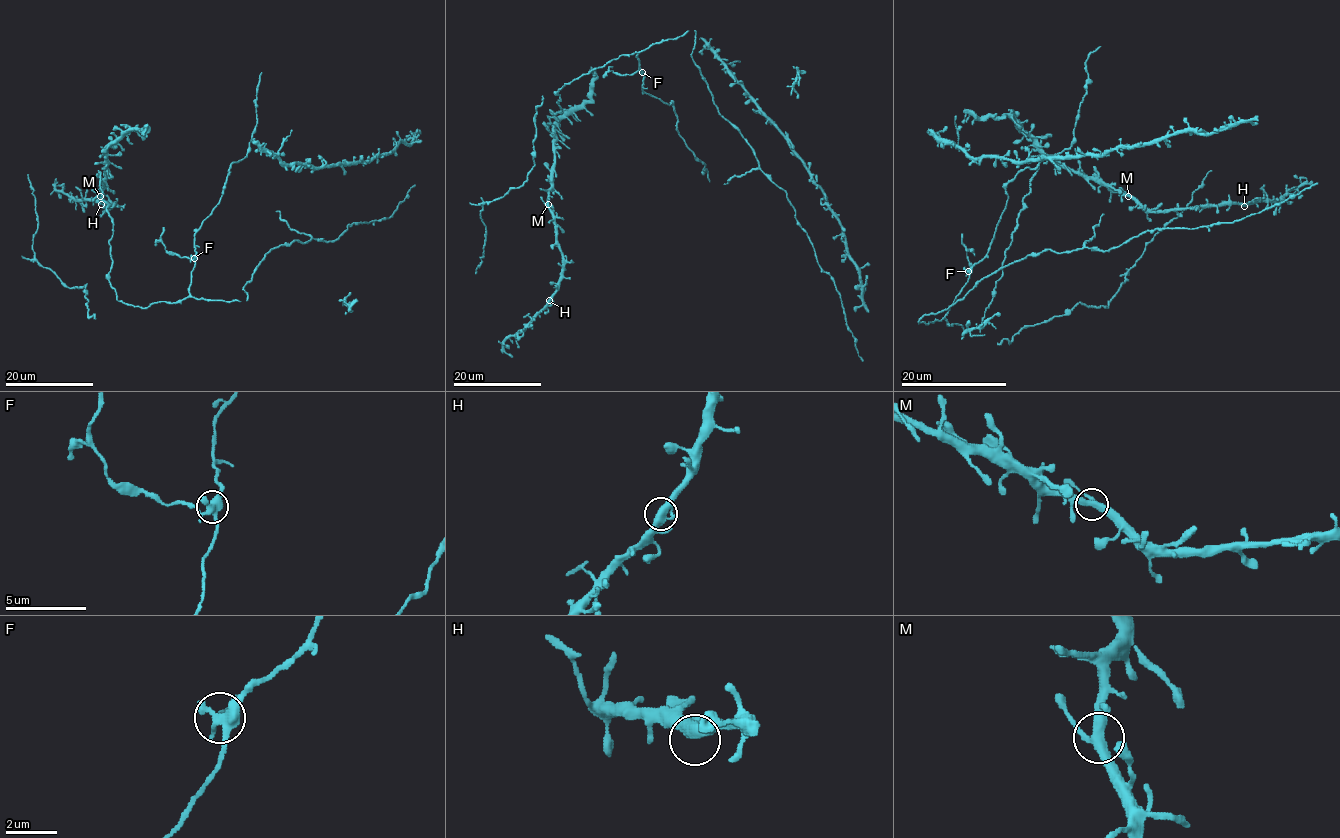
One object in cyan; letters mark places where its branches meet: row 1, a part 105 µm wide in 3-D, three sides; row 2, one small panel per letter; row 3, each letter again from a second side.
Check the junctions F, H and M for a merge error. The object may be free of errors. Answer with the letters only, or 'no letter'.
F

